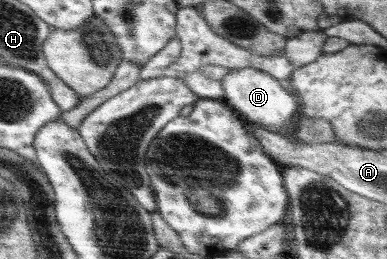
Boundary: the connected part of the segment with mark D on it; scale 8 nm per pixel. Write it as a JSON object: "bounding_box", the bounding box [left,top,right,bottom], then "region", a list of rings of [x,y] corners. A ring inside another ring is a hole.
{"bounding_box":[221,67,300,133],"region":[[[252,67],[229,69],[229,71],[221,81],[225,103],[238,113],[245,115],[248,121],[255,122],[268,130],[284,133],[294,129],[293,119],[300,109],[300,104],[299,100],[289,93],[284,82]]]}

